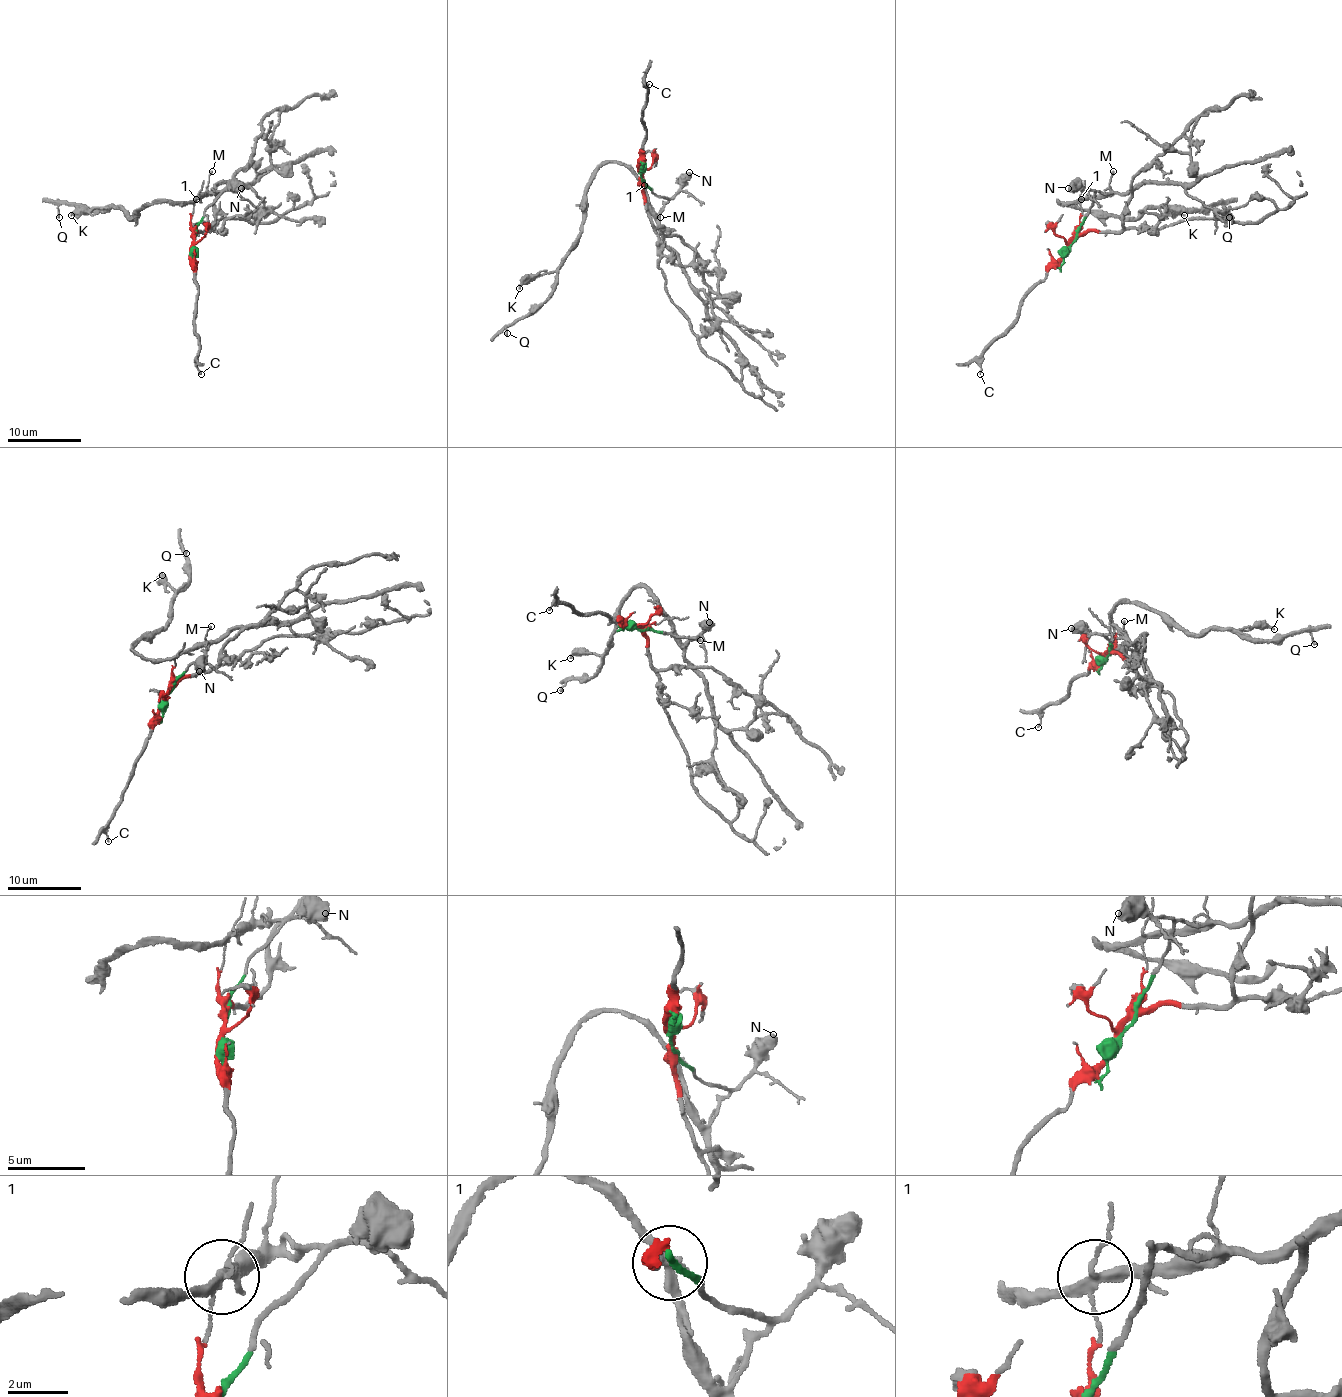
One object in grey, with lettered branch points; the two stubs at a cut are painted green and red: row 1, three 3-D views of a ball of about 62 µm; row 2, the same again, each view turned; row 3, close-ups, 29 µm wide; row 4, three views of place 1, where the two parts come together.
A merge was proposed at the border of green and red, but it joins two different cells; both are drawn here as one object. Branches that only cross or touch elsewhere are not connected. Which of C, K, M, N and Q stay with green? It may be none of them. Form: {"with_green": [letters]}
{"with_green": ["K", "M", "N", "Q"]}

